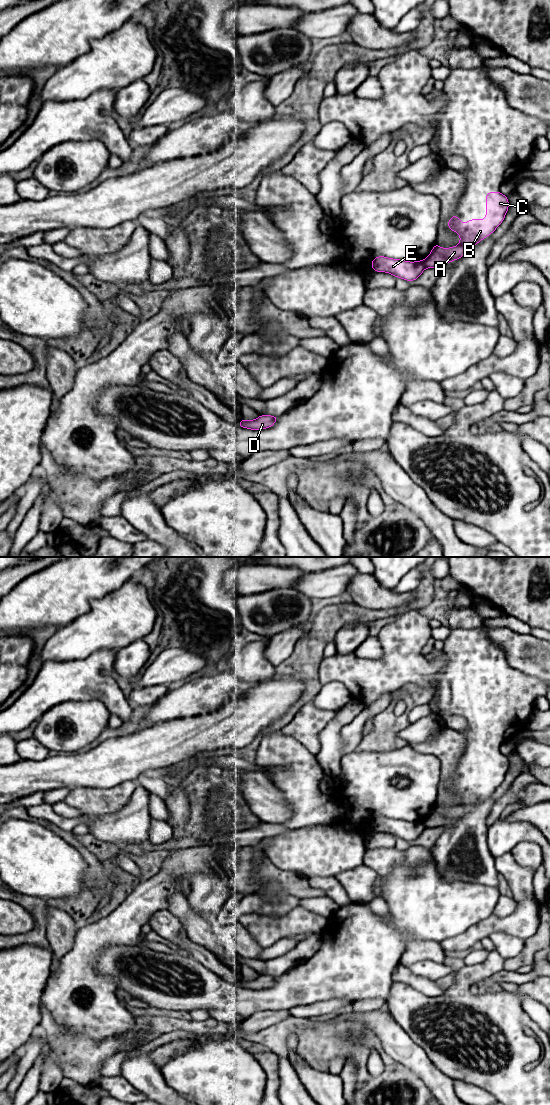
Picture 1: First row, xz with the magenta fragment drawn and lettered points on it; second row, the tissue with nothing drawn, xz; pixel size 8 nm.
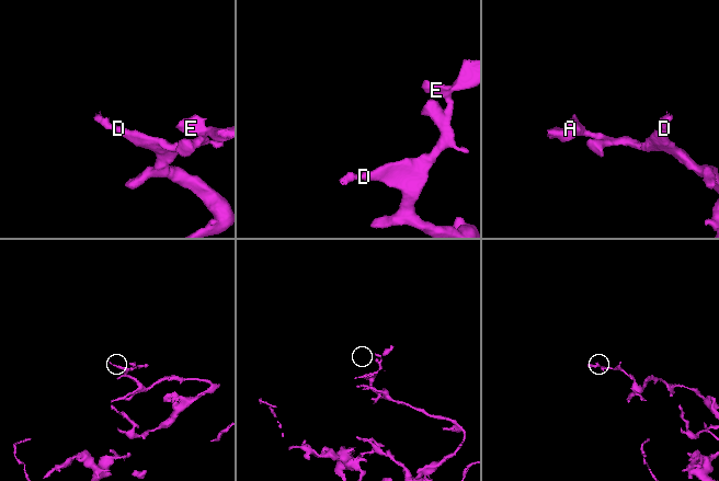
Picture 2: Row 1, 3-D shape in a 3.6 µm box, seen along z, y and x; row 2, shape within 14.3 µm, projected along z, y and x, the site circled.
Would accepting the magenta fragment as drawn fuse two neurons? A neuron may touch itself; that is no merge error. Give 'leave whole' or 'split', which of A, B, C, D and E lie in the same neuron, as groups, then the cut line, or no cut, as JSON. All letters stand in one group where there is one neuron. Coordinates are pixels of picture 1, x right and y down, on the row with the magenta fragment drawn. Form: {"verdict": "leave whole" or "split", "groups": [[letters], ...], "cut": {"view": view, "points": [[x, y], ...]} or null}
{"verdict": "split", "groups": [["A", "B", "C"], ["D", "E"]], "cut": {"view": "xz", "points": [[422, 261], [425, 267]]}}

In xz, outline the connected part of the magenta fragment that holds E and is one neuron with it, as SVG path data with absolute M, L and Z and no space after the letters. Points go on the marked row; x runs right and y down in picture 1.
M384 256L374 258L371 267L375 272L387 272L406 281L415 281L425 269L423 261L408 262Z

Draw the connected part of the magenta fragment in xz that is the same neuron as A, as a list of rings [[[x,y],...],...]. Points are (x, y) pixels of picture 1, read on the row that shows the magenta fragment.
[[[498,192],[486,193],[486,219],[471,219],[463,224],[456,213],[447,222],[448,228],[460,235],[460,244],[451,248],[440,248],[436,242],[431,253],[423,260],[425,268],[441,267],[461,258],[479,241],[489,236],[502,223],[509,208],[507,196]]]

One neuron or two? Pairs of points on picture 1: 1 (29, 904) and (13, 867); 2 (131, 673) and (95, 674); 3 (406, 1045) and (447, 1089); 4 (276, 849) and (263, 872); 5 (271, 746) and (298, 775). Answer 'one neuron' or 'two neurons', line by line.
1: two neurons
2: two neurons
3: one neuron
4: two neurons
5: one neuron

